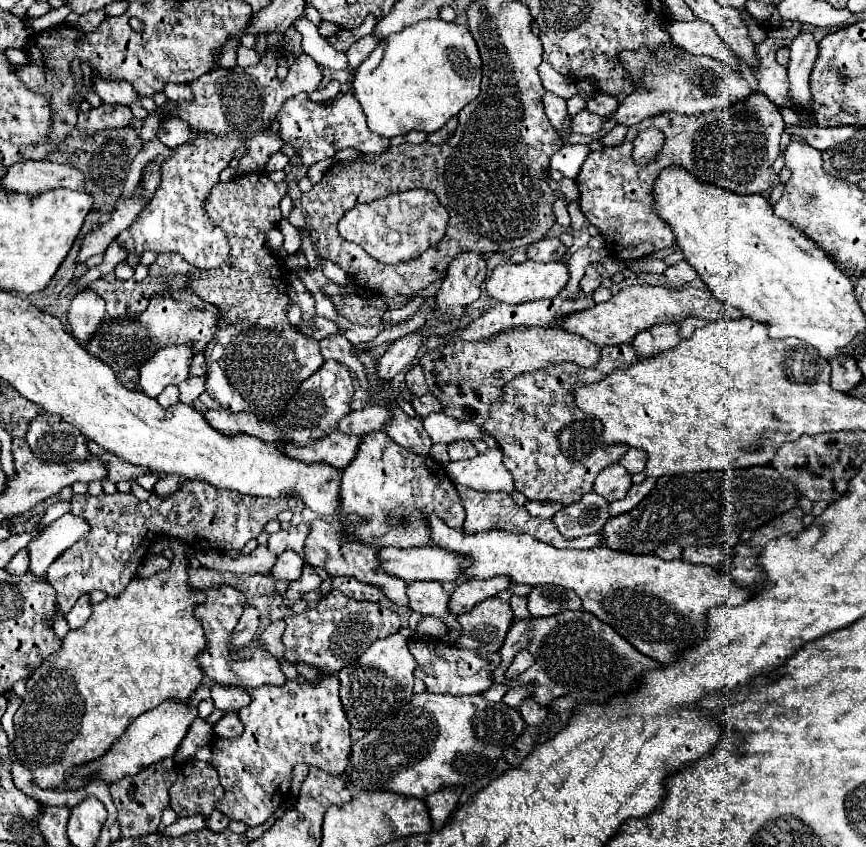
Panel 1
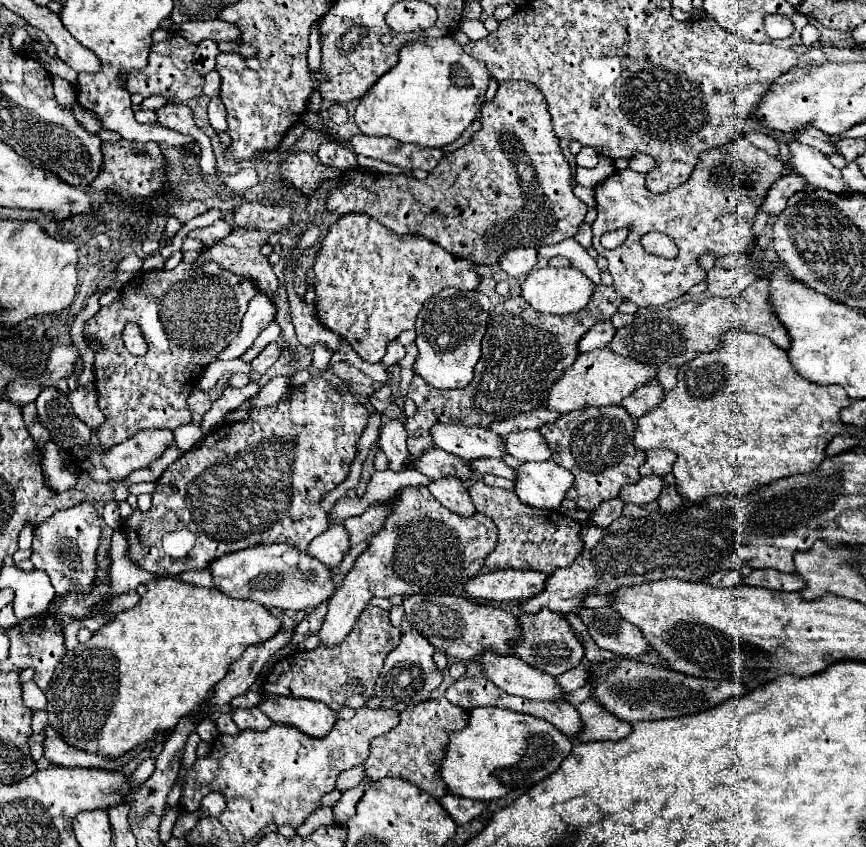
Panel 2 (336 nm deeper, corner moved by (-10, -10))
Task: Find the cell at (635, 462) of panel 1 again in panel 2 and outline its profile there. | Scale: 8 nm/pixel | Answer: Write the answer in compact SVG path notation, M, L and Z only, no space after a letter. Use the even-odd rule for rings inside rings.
M649 450L647 452L647 460L645 464L639 468L641 476L649 476L649 474L669 474L671 468L675 464L675 454L669 450Z

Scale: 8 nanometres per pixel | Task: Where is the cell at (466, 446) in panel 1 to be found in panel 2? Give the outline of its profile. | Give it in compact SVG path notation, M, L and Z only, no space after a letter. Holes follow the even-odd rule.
M479 458L471 462L473 470L481 472L481 474L495 474L495 476L503 476L503 478L513 478L513 468L509 468L501 458Z

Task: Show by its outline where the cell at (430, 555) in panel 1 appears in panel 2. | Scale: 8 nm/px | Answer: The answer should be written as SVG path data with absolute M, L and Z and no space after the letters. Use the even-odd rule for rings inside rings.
M489 570L479 572L463 584L463 592L473 600L527 600L543 590L547 576L535 570Z

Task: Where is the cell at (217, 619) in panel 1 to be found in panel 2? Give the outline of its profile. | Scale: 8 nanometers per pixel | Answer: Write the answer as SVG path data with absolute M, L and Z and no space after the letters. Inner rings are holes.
M263 694L257 708L265 712L273 722L295 726L313 738L325 736L333 726L333 722L337 720L337 714L331 708L307 698L285 698Z

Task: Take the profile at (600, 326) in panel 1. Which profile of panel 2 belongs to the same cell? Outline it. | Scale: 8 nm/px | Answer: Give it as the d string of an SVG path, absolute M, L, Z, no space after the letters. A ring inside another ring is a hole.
M759 278L749 288L745 288L737 298L707 296L701 300L689 300L673 308L651 308L651 310L637 312L631 324L615 332L609 348L615 354L641 360L643 364L649 364L651 368L657 368L661 364L683 366L691 362L695 356L709 352L709 348L717 346L719 336L727 330L755 332L755 334L767 336L773 344L787 350L789 348L787 330L777 320L771 306L767 304L767 292L769 292L767 278ZM701 348L707 348L707 350L701 350Z

